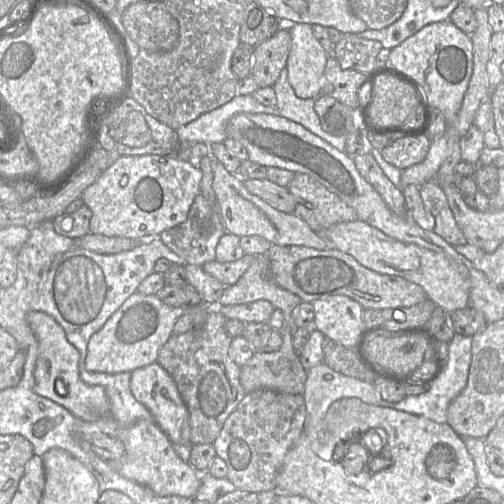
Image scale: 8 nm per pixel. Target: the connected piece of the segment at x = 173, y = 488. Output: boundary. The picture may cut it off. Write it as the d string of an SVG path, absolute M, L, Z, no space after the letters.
M139 420L130 426L117 428L116 438L124 445L125 452L120 459L109 463L120 475L160 496L196 496L201 484L200 473L180 458L175 445L154 420Z

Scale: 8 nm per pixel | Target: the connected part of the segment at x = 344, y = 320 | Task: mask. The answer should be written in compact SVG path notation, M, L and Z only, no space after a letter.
M332 295L312 302L314 328L342 346L351 349L364 327L363 307L344 295Z

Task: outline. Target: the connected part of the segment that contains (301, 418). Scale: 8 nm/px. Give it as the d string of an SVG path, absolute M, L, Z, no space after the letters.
M274 390L246 393L224 423L213 446L227 465L227 478L236 489L260 493L276 490L277 475L285 456L304 431L306 406L303 395Z

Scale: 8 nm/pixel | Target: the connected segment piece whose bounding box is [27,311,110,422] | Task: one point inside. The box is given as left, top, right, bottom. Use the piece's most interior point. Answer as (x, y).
(56, 373)

